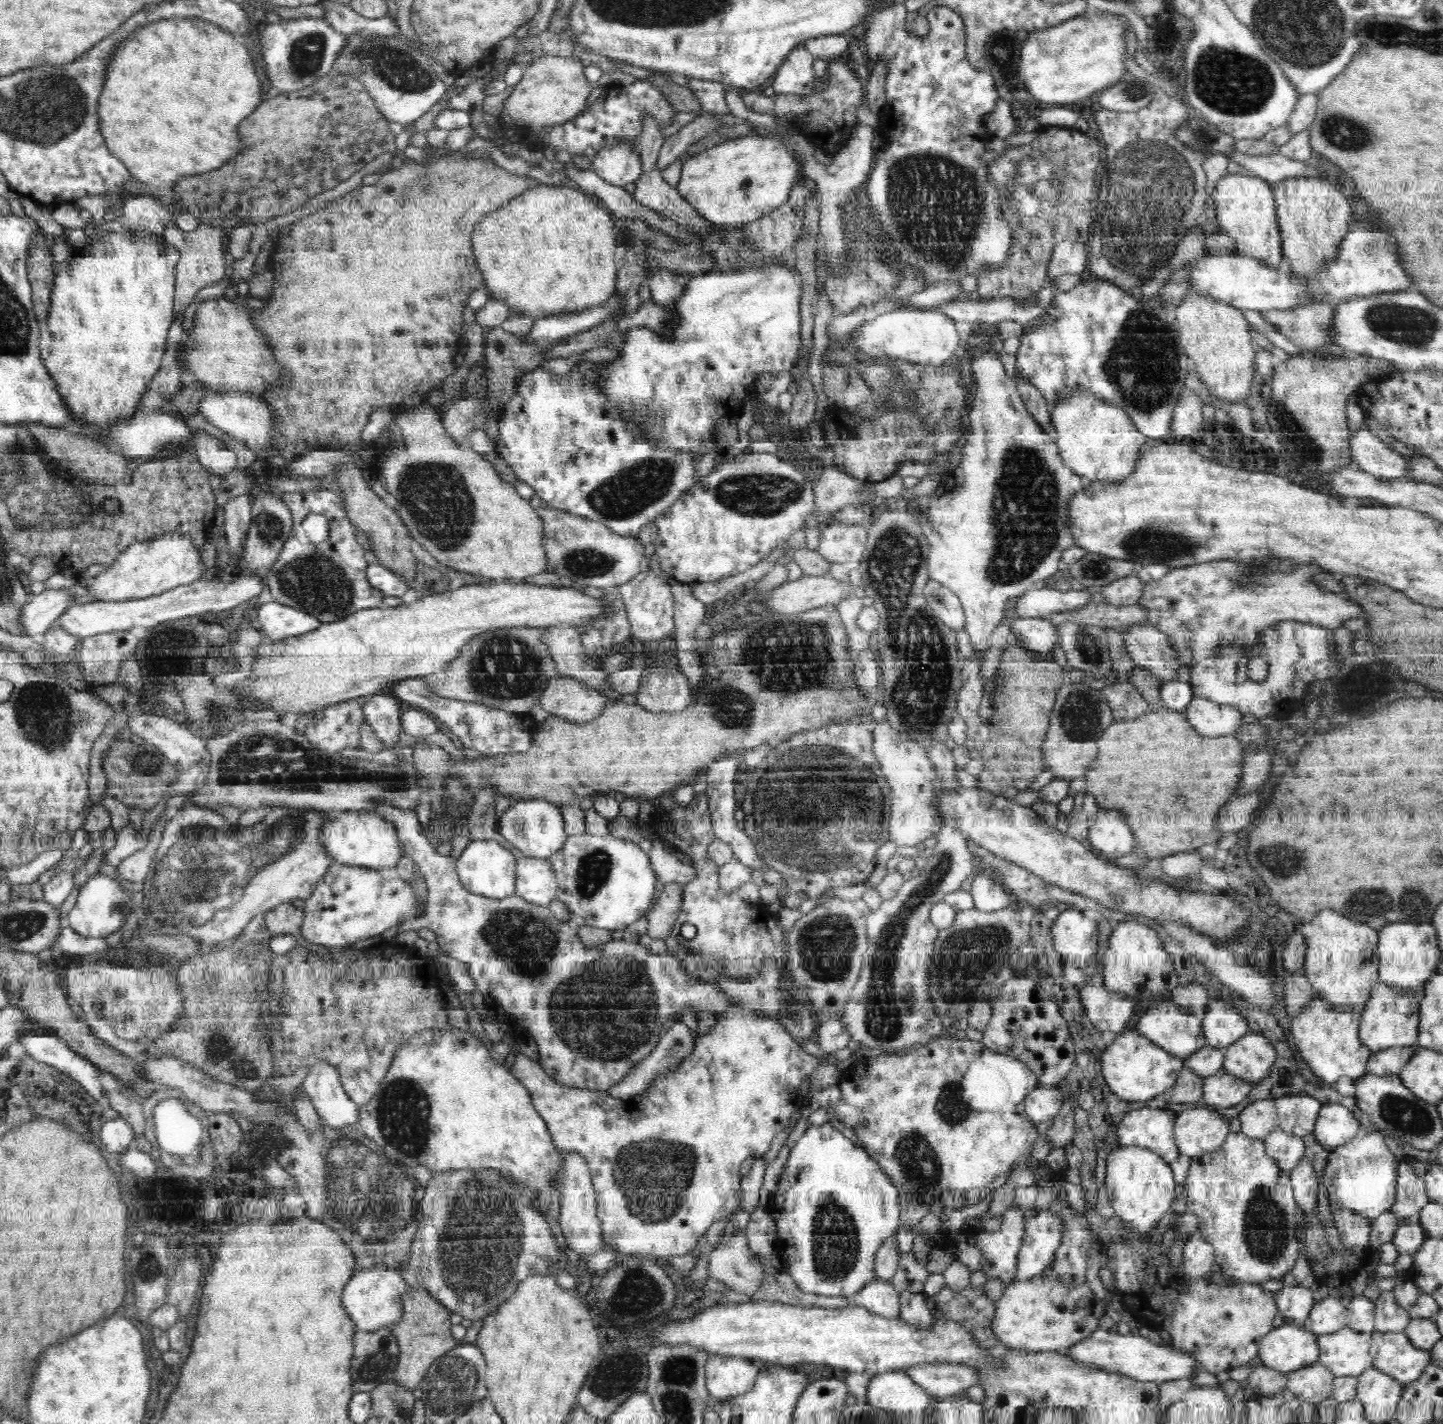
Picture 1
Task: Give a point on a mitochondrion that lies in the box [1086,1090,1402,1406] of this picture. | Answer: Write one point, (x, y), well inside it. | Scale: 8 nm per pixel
(1266, 1234)

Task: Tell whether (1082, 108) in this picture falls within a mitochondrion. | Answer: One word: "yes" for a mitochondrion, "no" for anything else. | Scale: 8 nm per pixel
no

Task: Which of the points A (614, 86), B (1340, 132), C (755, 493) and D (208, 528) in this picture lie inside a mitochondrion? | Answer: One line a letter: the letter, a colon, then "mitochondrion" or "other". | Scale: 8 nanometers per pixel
A: other
B: mitochondrion
C: mitochondrion
D: other

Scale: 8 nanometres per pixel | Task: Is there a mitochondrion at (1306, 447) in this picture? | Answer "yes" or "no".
yes

